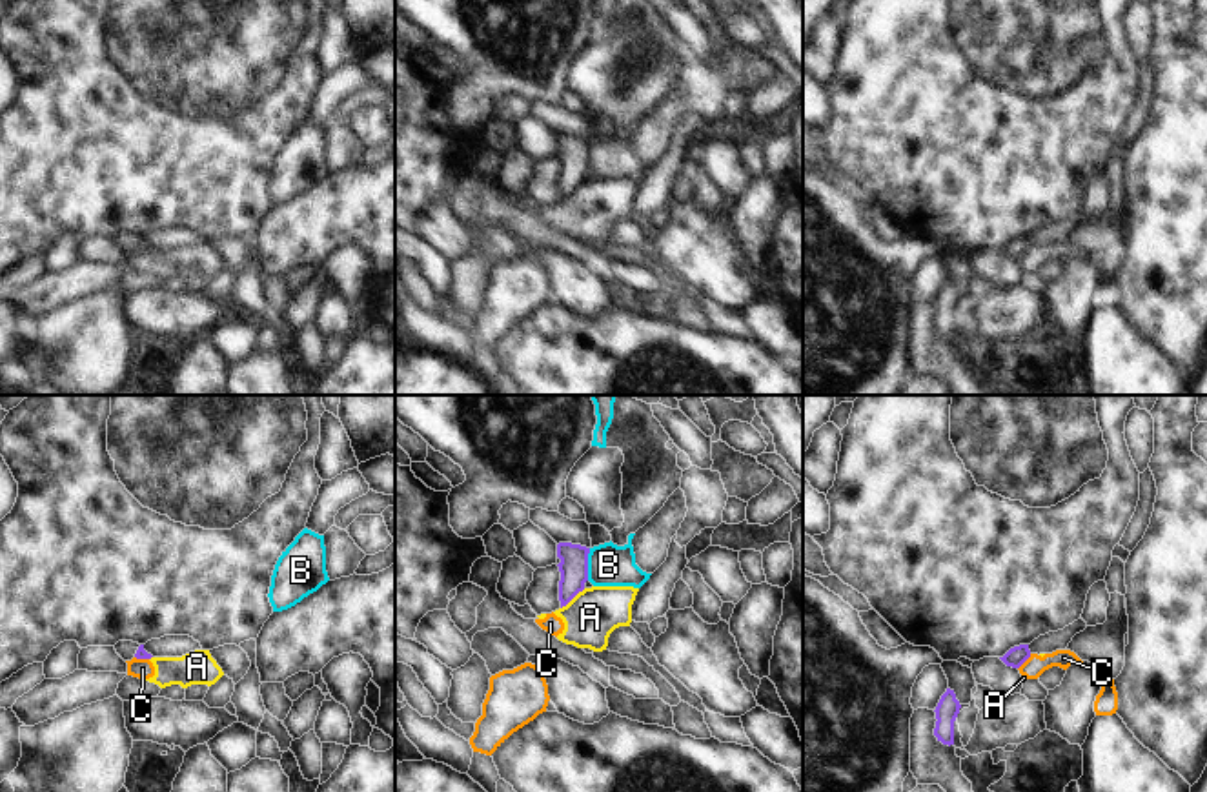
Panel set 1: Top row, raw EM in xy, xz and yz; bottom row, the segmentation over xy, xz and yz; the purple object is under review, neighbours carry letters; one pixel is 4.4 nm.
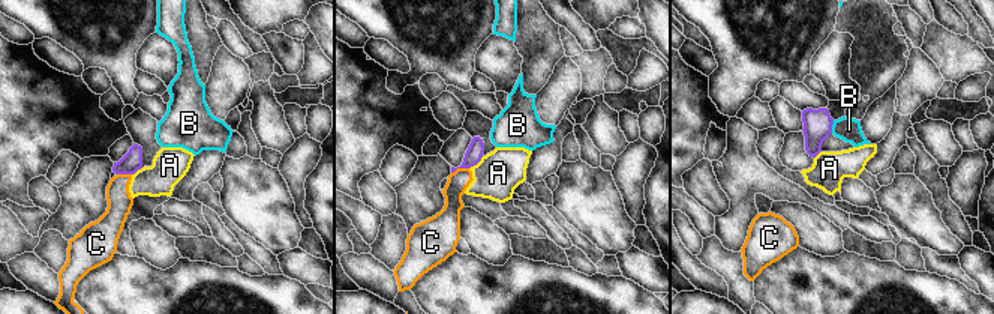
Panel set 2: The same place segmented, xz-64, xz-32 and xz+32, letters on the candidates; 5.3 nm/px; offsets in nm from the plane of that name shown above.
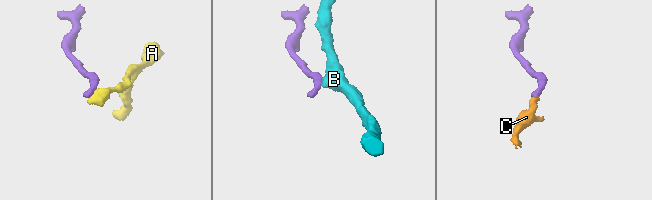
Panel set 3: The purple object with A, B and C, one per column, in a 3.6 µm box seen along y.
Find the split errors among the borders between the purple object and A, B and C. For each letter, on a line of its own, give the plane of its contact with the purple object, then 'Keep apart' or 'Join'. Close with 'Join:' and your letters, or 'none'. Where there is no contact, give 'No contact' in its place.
A: Touches purple in xz. Keep apart
B: Touches purple in xz. Keep apart
C: Touches purple in yz. Keep apart
Join: none.

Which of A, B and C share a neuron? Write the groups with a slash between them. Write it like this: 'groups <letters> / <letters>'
groups A C / B

